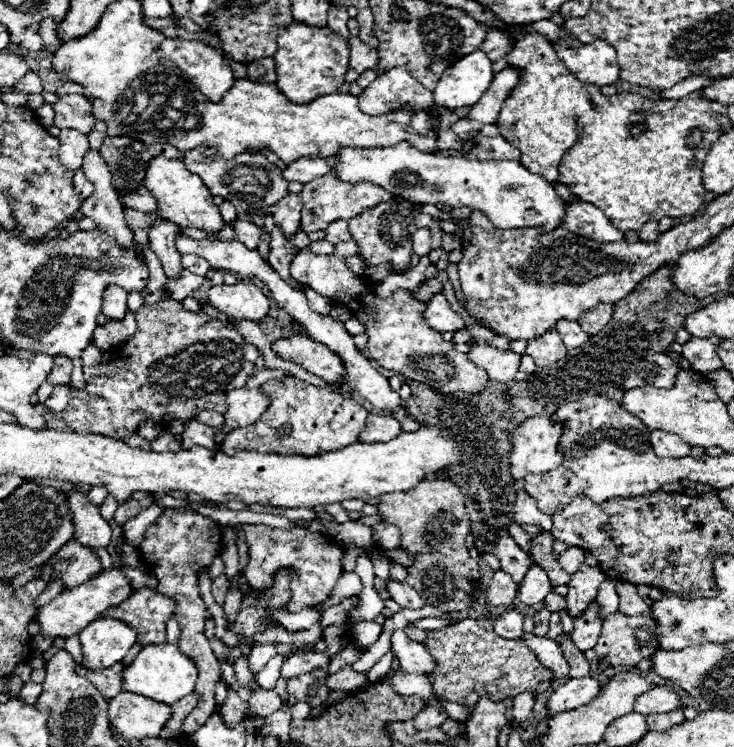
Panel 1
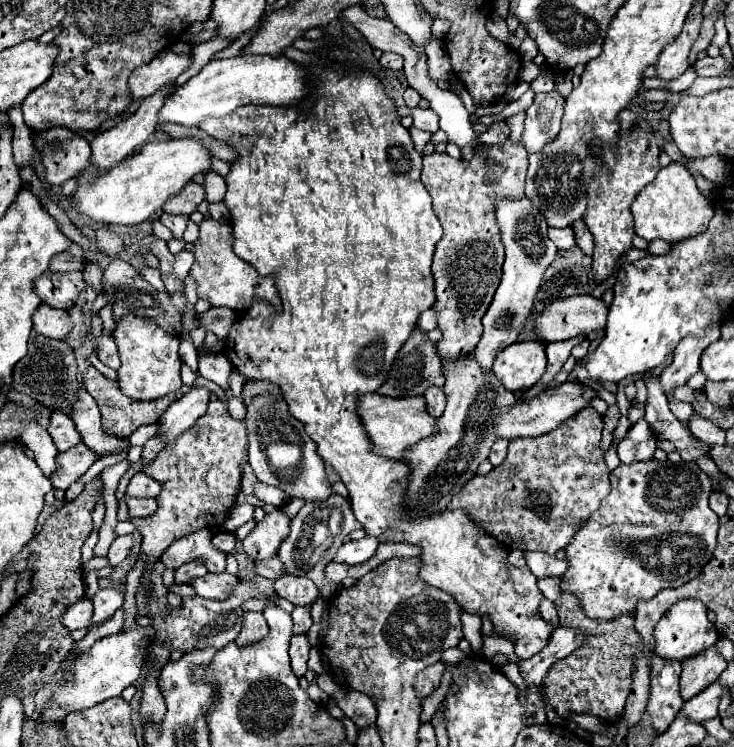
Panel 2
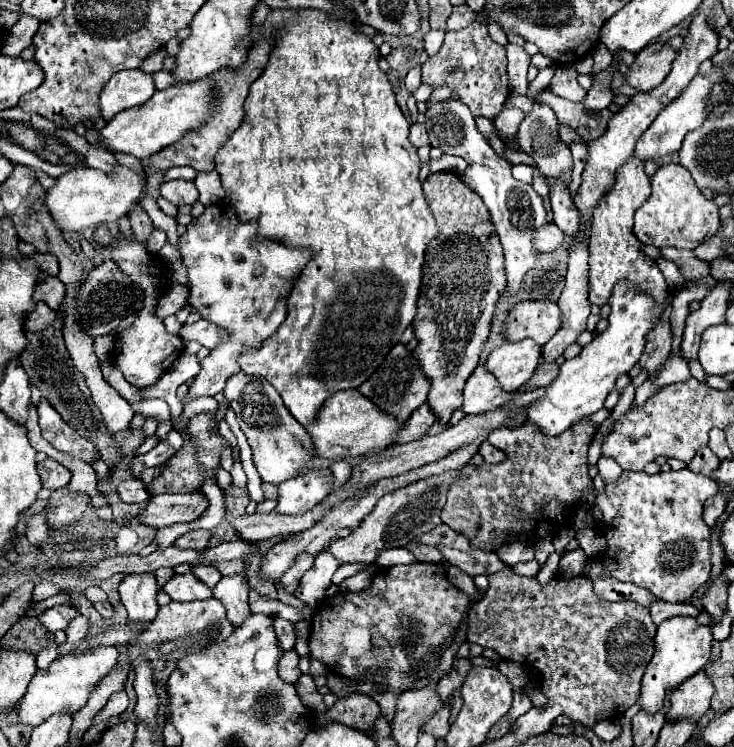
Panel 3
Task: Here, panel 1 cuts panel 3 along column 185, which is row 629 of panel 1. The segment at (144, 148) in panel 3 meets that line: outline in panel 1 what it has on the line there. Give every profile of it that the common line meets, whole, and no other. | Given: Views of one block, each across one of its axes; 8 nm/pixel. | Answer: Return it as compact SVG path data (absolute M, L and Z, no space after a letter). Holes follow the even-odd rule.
M100 618L88 624L80 634L80 644L84 652L84 668L102 670L116 662L122 662L126 652L136 642L136 630L122 620Z

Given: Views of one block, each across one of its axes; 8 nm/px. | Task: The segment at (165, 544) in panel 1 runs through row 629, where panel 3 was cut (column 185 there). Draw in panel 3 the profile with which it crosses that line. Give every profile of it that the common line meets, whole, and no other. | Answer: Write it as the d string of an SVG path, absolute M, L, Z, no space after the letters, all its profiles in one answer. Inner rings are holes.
M170 180L170 182L164 182L160 186L160 194L180 206L180 204L194 204L198 200L198 190L194 186L194 182L188 182L188 180Z

